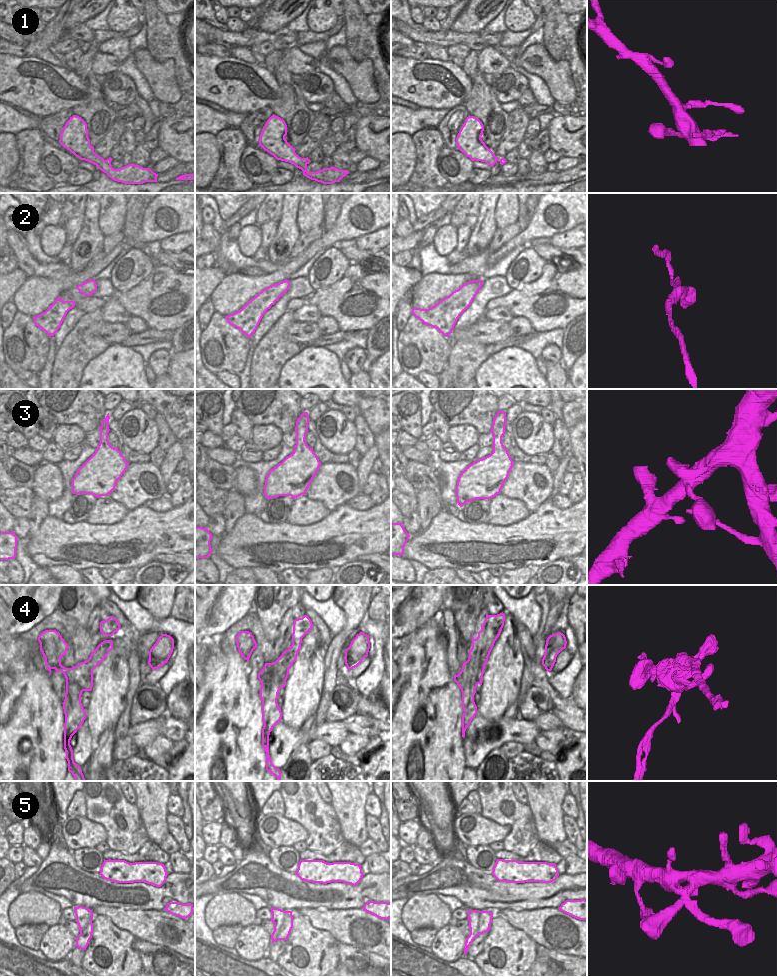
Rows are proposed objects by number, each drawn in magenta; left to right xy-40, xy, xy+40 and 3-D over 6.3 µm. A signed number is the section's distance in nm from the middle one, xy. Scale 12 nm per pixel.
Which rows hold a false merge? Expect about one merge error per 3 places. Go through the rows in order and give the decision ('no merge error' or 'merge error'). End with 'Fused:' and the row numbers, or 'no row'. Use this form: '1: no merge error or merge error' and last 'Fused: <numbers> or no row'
1: no merge error
2: no merge error
3: no merge error
4: merge error
5: no merge error
Fused: 4

